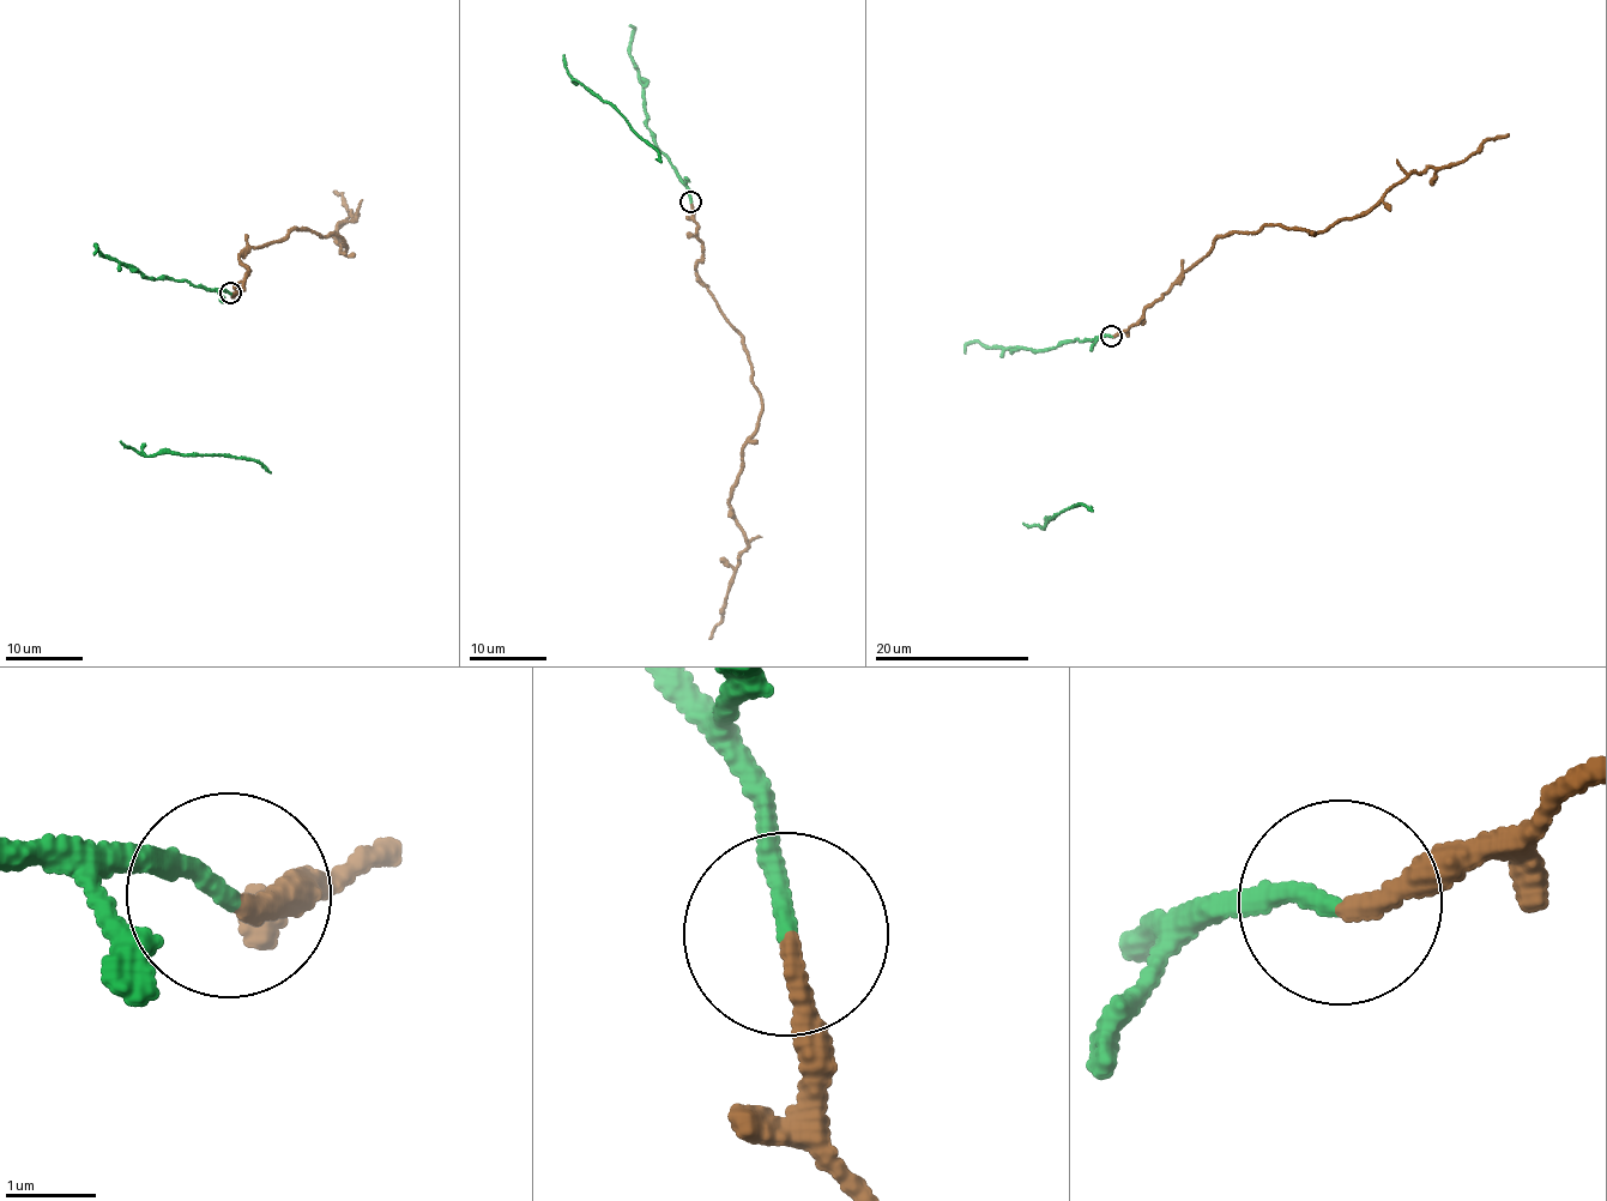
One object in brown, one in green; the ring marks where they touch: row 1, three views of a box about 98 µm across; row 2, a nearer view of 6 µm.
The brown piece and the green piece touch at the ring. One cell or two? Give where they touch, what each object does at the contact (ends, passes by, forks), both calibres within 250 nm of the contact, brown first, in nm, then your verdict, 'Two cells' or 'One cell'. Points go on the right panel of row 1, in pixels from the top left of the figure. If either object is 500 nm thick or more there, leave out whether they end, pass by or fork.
Place: (1111, 336). At the ring brown ends. At the ring green ends. Thickness 240 nm (brown) against 190 nm. Two cells

